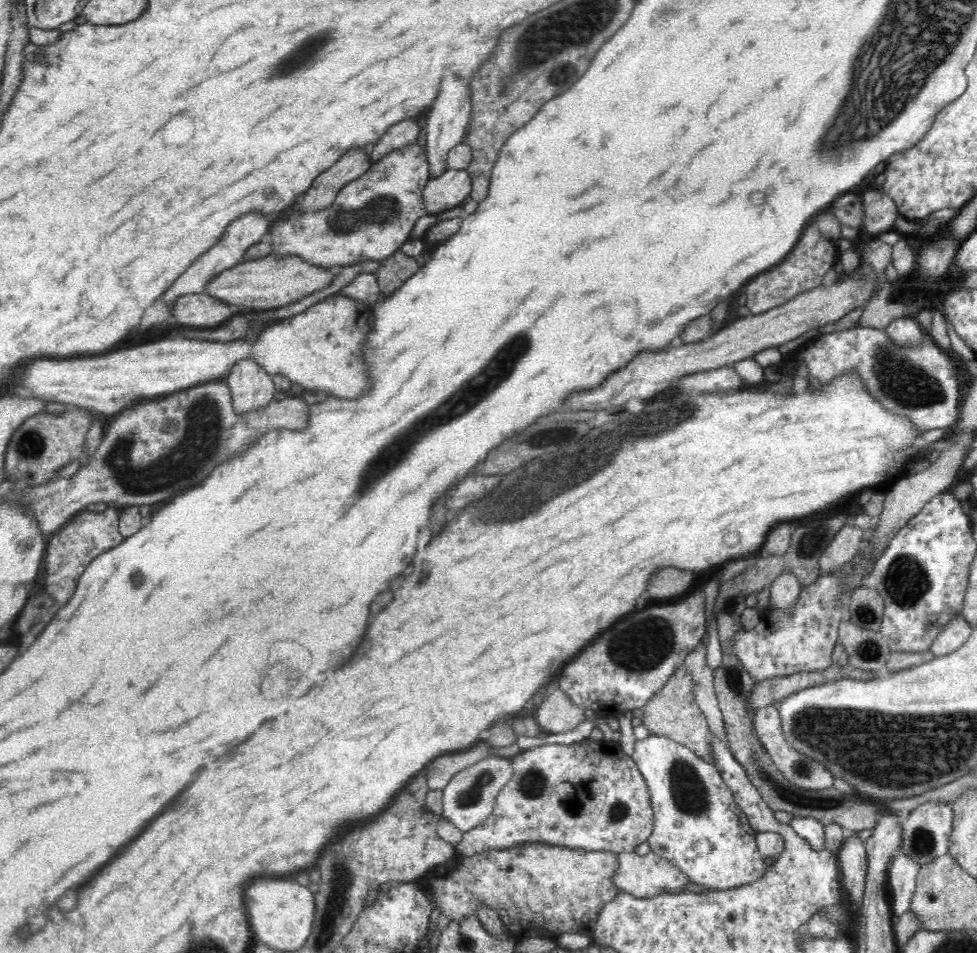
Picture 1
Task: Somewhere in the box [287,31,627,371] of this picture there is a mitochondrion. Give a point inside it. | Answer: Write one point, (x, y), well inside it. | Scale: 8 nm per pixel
(381, 211)

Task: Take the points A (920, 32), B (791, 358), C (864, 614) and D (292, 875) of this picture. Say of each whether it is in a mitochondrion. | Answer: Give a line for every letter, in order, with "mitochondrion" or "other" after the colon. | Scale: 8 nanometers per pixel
A: mitochondrion
B: other
C: mitochondrion
D: other

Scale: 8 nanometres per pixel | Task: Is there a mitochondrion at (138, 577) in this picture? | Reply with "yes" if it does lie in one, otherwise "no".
yes

